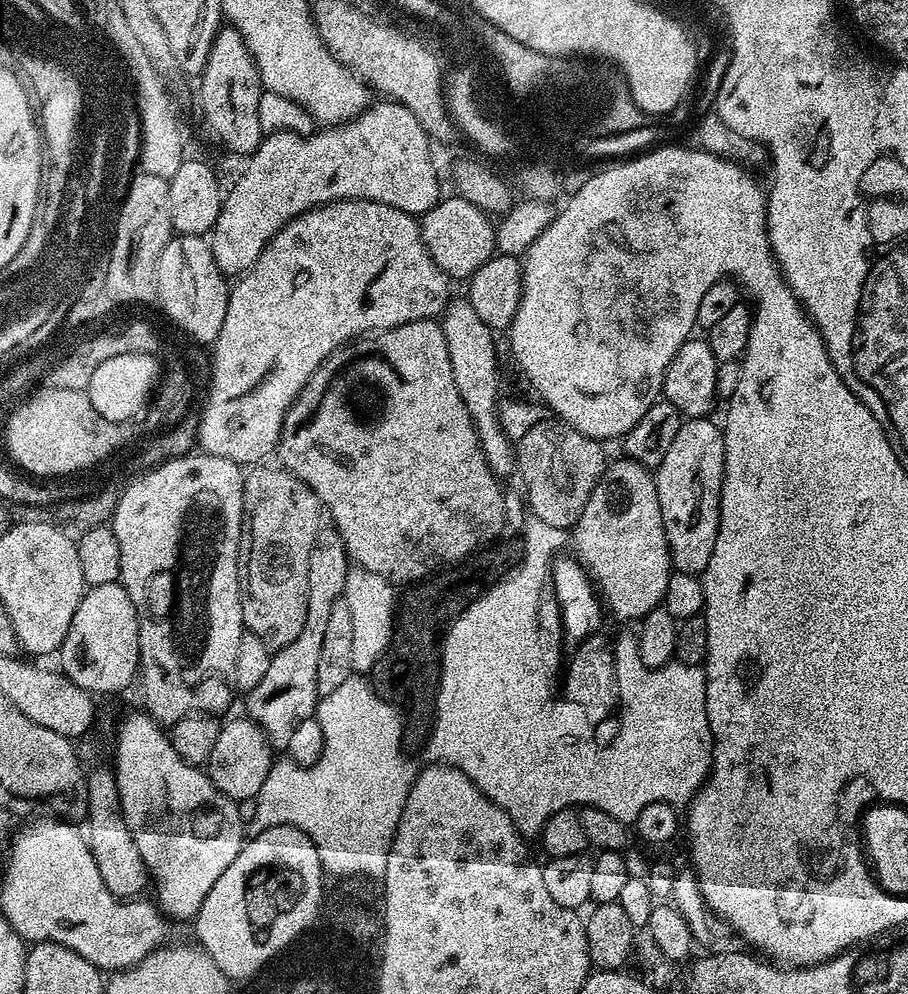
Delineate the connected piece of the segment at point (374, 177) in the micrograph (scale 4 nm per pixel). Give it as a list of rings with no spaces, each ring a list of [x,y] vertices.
[[[398,101],[371,103],[354,119],[317,129],[312,134],[274,132],[263,137],[233,184],[225,193],[215,224],[208,233],[211,254],[221,275],[243,275],[259,258],[272,236],[294,217],[330,201],[364,199],[380,201],[415,216],[423,215],[442,198],[442,180],[430,158],[429,138],[416,116]]]

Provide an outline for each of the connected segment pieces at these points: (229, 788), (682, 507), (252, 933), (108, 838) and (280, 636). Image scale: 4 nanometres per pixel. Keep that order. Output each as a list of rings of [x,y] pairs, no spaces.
[[[225,719],[220,725],[218,738],[214,738],[214,750],[210,750],[206,771],[219,792],[239,801],[255,797],[258,790],[262,790],[262,782],[266,782],[266,774],[270,774],[273,763],[274,749],[253,720]]]
[[[688,418],[683,421],[674,434],[674,442],[670,442],[670,450],[666,450],[666,458],[654,469],[656,489],[658,490],[658,506],[662,506],[662,526],[668,539],[668,553],[672,555],[672,567],[675,571],[685,572],[691,576],[700,576],[706,570],[706,562],[710,562],[710,554],[714,550],[714,538],[718,534],[720,521],[720,491],[724,477],[725,433],[715,424],[712,418]]]
[[[289,824],[261,828],[252,835],[245,839],[242,850],[238,850],[238,858],[226,866],[222,878],[214,882],[210,894],[206,894],[206,902],[202,902],[194,917],[194,926],[204,944],[208,944],[209,954],[216,956],[220,968],[224,968],[225,974],[232,972],[232,977],[248,976],[256,964],[264,961],[264,956],[272,956],[280,944],[288,944],[296,933],[304,933],[305,924],[316,916],[316,907],[320,905],[320,864],[308,835]]]
[[[111,767],[96,768],[86,776],[87,807],[86,839],[94,854],[94,862],[98,866],[98,874],[102,874],[102,882],[106,882],[106,890],[110,890],[118,898],[136,898],[144,887],[149,887],[148,868],[142,862],[142,854],[138,854],[130,830],[126,826],[126,818],[122,814],[122,802],[116,785],[116,774]]]
[[[252,466],[244,472],[244,521],[240,527],[240,601],[245,629],[262,638],[269,650],[275,650],[290,646],[290,642],[298,638],[302,625],[306,623],[306,570],[310,570],[310,546],[314,546],[314,538],[322,527],[322,505],[308,485],[283,467],[260,467],[264,466]]]

